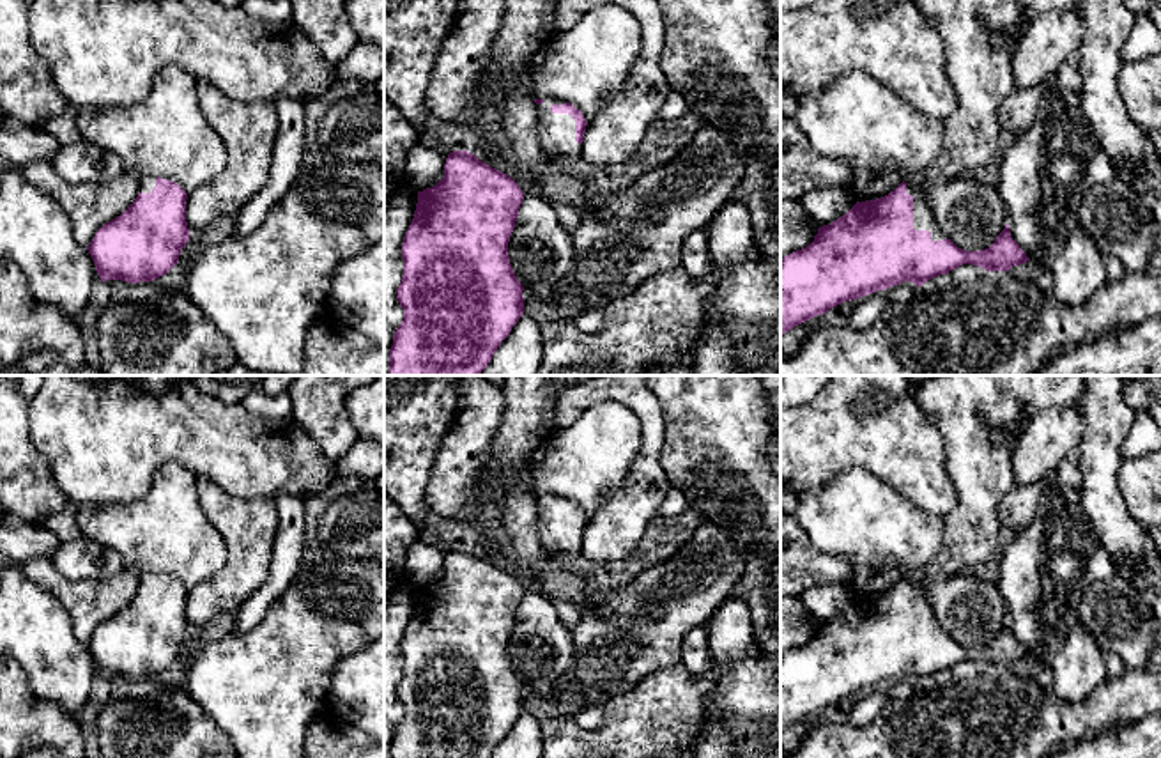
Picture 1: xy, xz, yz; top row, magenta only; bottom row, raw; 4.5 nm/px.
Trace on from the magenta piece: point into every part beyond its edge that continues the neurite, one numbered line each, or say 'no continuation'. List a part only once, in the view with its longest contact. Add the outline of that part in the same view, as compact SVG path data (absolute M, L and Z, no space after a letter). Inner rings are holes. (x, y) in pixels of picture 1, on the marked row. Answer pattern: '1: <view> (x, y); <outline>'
1: yz (981, 75); M913 0L924 18L938 30L945 57L945 73L957 96L957 110L945 120L943 151L919 174L906 177L906 193L913 197L913 228L929 230L933 241L947 239L940 230L934 216L931 214L929 202L924 190L968 175L972 168L986 165L998 149L1000 128L996 120L998 106L1014 90L1012 81L1012 50L998 50L991 43L995 32L1002 32L1012 39L1023 35L1021 21L1023 14L1028 12L1034 19L1046 12L1065 11L1080 0Z

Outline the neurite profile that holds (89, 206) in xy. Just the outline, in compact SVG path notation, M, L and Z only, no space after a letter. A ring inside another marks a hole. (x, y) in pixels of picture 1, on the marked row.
M34 161L23 166L21 174L62 205L81 248L88 248L96 232L120 216L138 197L138 177L131 172L104 182L71 184L57 174L51 161Z

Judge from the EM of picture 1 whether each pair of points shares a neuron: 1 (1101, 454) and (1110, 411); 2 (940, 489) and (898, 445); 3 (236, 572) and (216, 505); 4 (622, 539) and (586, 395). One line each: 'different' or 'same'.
1: same
2: same
3: same
4: same

